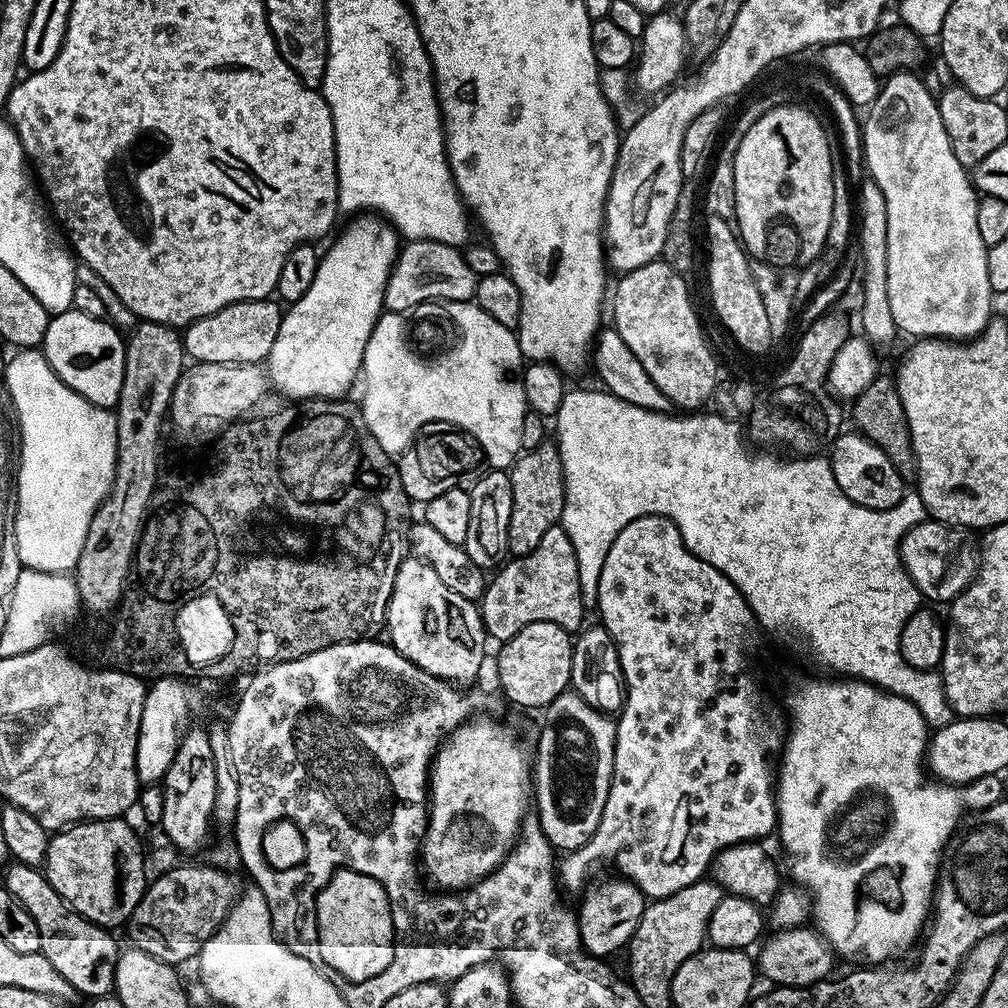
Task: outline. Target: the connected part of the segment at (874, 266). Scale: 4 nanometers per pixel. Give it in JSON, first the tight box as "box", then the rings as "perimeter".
{"box":[858,183,898,346],"perimeter":[[[861,183],[858,188],[858,196],[860,192],[858,256],[862,261],[862,268],[864,264],[864,301],[860,304],[861,329],[859,328],[859,331],[873,346],[881,346],[880,344],[888,344],[898,336],[894,314],[890,311],[890,294],[886,290],[886,198],[882,198],[882,190],[878,190],[876,184],[864,183]]]}

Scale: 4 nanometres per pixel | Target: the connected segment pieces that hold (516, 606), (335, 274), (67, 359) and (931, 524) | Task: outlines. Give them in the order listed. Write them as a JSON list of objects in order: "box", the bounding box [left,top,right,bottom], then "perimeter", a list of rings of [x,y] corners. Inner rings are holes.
[{"box":[478,526,585,642],"perimeter":[[[557,526],[546,530],[535,550],[509,559],[493,576],[496,577],[487,581],[484,599],[479,601],[478,607],[480,617],[484,619],[485,633],[491,639],[493,636],[496,642],[514,638],[514,634],[518,634],[522,626],[530,626],[530,622],[554,622],[569,634],[575,633],[585,623],[584,596],[578,582],[578,558],[574,558],[574,546],[570,546],[564,528]]]},{"box":[266,214,402,402],"perimeter":[[[360,214],[344,228],[344,233],[333,242],[320,257],[318,274],[314,274],[314,282],[310,290],[302,294],[302,298],[291,301],[292,308],[280,317],[278,338],[274,338],[274,346],[266,361],[267,379],[271,387],[277,388],[279,395],[293,396],[296,402],[323,398],[334,400],[345,395],[344,391],[361,375],[363,351],[368,340],[372,339],[372,331],[376,321],[385,311],[384,291],[386,282],[396,265],[397,255],[402,247],[401,237],[395,228],[379,214]]]},{"box":[42,310,125,410],"perimeter":[[[69,310],[57,312],[49,319],[42,351],[70,390],[82,394],[82,398],[94,402],[94,406],[112,410],[122,394],[125,343],[121,329],[107,319]]]},{"box":[900,518,978,602],"perimeter":[[[925,518],[922,523],[915,524],[900,543],[900,560],[904,564],[906,574],[920,591],[921,597],[928,600],[944,600],[951,602],[976,576],[978,552],[967,531],[951,524],[942,524],[938,520]]]}]

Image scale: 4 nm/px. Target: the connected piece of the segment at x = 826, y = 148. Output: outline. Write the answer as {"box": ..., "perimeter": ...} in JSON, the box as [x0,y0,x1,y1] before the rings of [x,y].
{"box":[734,102,834,266],"perimeter":[[[796,102],[782,104],[764,112],[754,126],[745,134],[745,137],[738,142],[738,150],[734,154],[734,202],[736,203],[736,219],[734,227],[739,235],[740,243],[743,244],[745,252],[749,257],[758,260],[771,261],[774,265],[781,266],[805,266],[809,265],[824,248],[827,238],[827,231],[830,230],[831,214],[834,212],[834,178],[830,166],[830,146],[822,126],[814,113]]]}

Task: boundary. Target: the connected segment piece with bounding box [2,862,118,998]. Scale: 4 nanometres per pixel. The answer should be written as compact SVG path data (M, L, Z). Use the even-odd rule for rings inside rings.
M15 862L7 865L2 886L22 906L26 906L26 914L34 918L38 926L38 934L42 938L40 952L46 958L50 958L50 966L70 982L73 993L80 992L87 998L107 996L113 991L116 982L116 957L118 947L111 931L100 925L90 922L77 914L71 906L64 903L64 899L50 886L50 882L44 877L39 867L30 864L17 864Z

